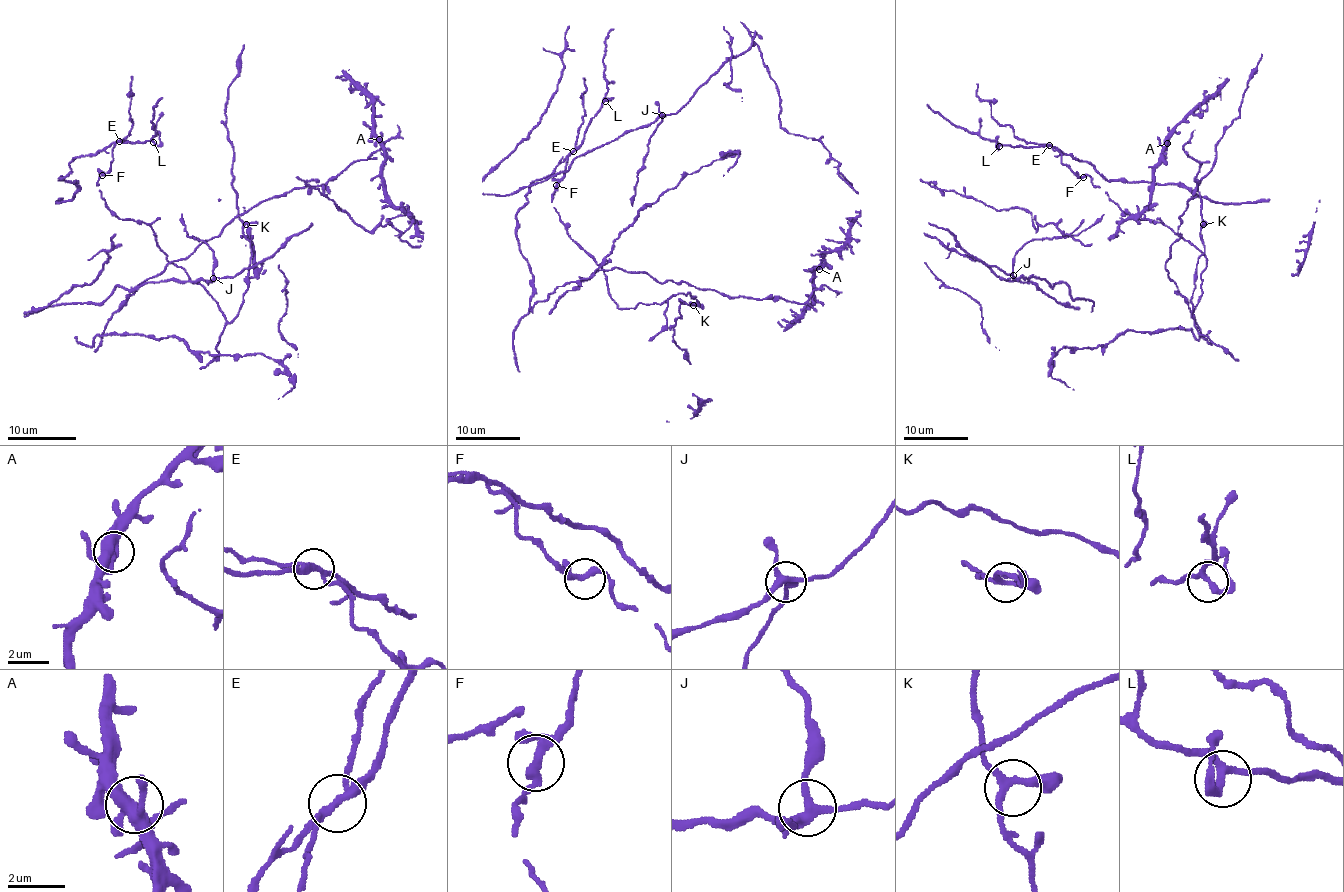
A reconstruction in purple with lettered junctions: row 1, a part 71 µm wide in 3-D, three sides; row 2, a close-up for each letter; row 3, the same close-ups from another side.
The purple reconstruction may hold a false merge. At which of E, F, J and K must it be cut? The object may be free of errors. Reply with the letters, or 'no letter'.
E

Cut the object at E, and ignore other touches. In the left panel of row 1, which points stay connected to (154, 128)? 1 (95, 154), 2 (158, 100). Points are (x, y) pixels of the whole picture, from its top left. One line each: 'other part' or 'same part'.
1: same part
2: same part

